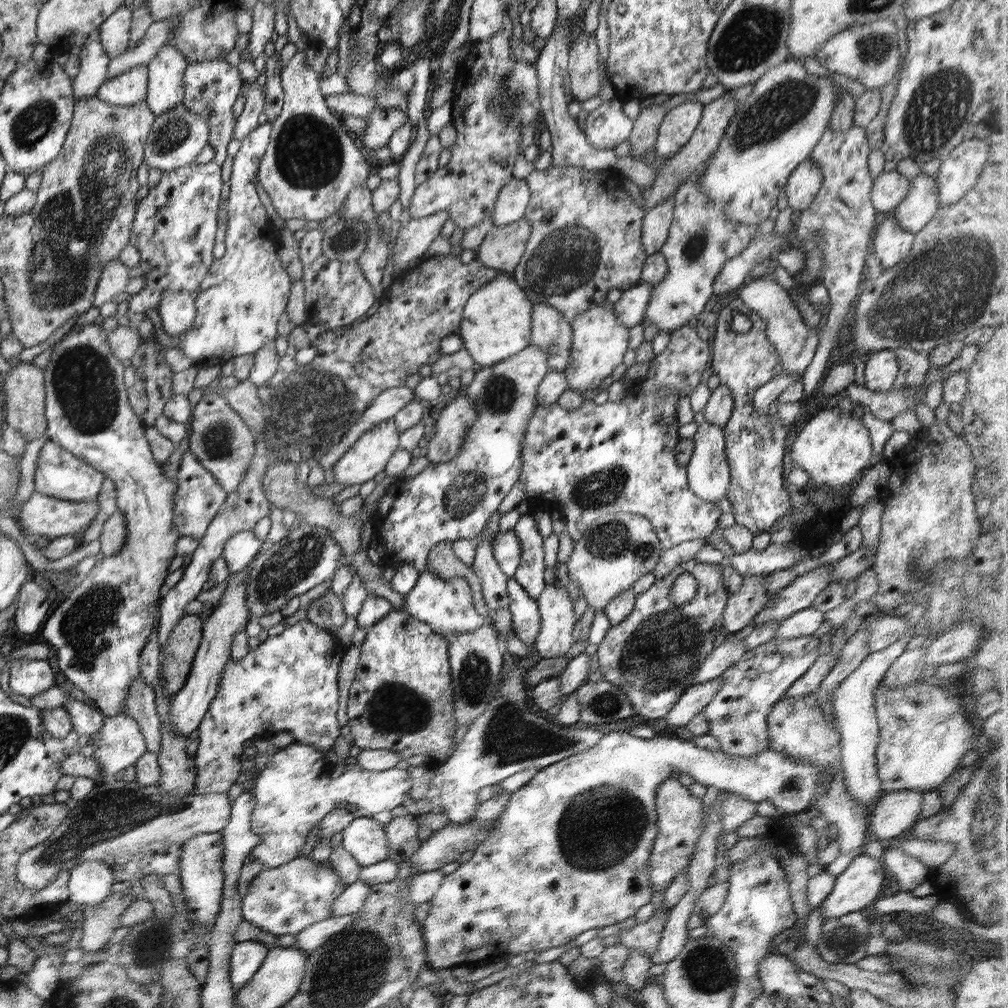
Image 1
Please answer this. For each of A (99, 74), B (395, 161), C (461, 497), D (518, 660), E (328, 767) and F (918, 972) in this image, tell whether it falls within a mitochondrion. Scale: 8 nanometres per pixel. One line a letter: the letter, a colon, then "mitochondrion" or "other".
A: other
B: other
C: mitochondrion
D: other
E: other
F: mitochondrion

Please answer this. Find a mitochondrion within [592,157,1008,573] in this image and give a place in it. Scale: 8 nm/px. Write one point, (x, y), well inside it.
(925, 301)

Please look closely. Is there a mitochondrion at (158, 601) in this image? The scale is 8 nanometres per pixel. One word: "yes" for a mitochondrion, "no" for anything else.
no

